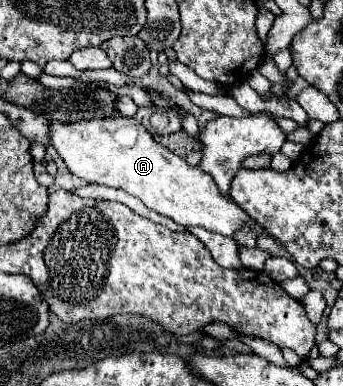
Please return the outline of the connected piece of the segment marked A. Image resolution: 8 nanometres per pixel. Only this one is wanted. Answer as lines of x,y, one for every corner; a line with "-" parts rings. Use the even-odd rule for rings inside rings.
121,117
121,119
91,119
91,121
77,121
77,123
51,121
51,145
61,155
61,159
65,161
65,165
69,167
69,171
75,177
79,177
87,183
99,183
99,185
123,189
129,195
139,197
149,209
157,211
159,215
171,217
179,225
187,225
187,227
195,225
195,227
203,227
209,231
217,231
227,237
233,237
239,229
245,229
245,227
251,229
251,233
255,237
265,233
263,227
257,225
235,201
231,201
229,197
225,197
219,191
213,177
209,177
207,173
201,173
197,167
187,165
179,155
175,155
169,149
165,149
163,145
155,143
151,133
135,119
125,119
125,117

